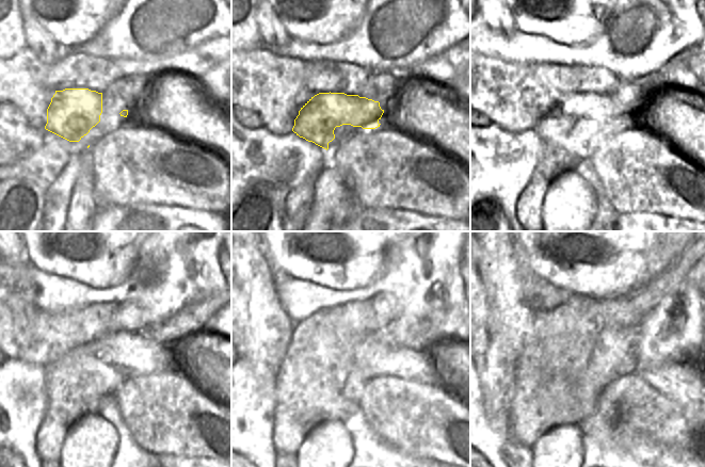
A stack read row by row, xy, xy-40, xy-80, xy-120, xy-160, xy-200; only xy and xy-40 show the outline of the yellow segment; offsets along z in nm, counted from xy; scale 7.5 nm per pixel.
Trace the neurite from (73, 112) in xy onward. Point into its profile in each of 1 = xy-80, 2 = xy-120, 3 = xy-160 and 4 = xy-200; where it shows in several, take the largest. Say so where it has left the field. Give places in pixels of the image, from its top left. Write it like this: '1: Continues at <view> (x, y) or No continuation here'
1: Continues at xy-80 (599, 108)
2: Continues at xy-120 (135, 354)
3: Continues at xy-160 (367, 352)
4: Continues at xy-200 (678, 384)

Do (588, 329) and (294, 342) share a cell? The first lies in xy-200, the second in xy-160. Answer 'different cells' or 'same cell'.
same cell

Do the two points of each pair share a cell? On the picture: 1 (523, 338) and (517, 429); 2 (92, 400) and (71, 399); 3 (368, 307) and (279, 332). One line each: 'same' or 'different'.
1: different
2: same
3: different

